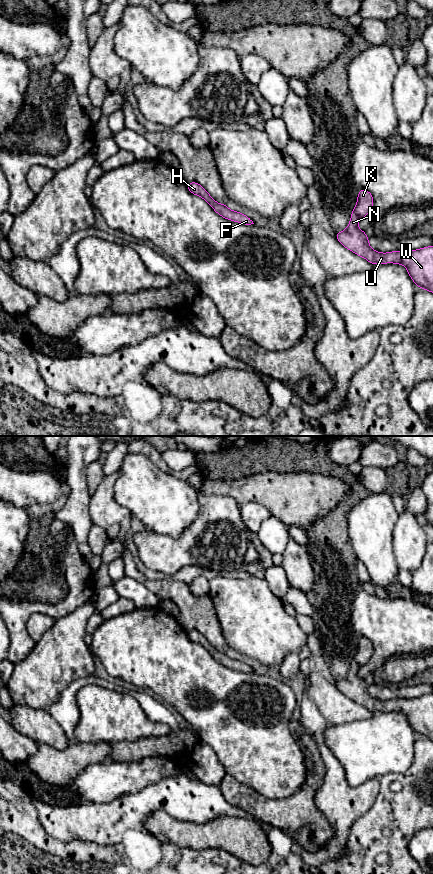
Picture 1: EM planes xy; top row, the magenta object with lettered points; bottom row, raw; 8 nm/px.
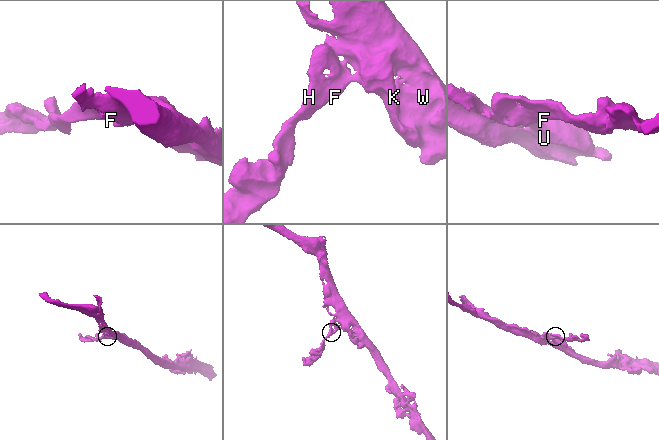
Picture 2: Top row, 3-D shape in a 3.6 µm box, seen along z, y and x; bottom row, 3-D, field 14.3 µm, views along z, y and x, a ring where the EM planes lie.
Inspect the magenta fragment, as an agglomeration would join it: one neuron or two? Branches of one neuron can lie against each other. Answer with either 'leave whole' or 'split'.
leave whole

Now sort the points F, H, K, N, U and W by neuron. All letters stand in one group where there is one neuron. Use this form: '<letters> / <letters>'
F H K N U W

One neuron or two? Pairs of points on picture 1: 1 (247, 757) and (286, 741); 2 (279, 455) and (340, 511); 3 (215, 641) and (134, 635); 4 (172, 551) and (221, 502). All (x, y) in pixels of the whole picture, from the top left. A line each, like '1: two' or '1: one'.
1: one
2: one
3: two
4: one

